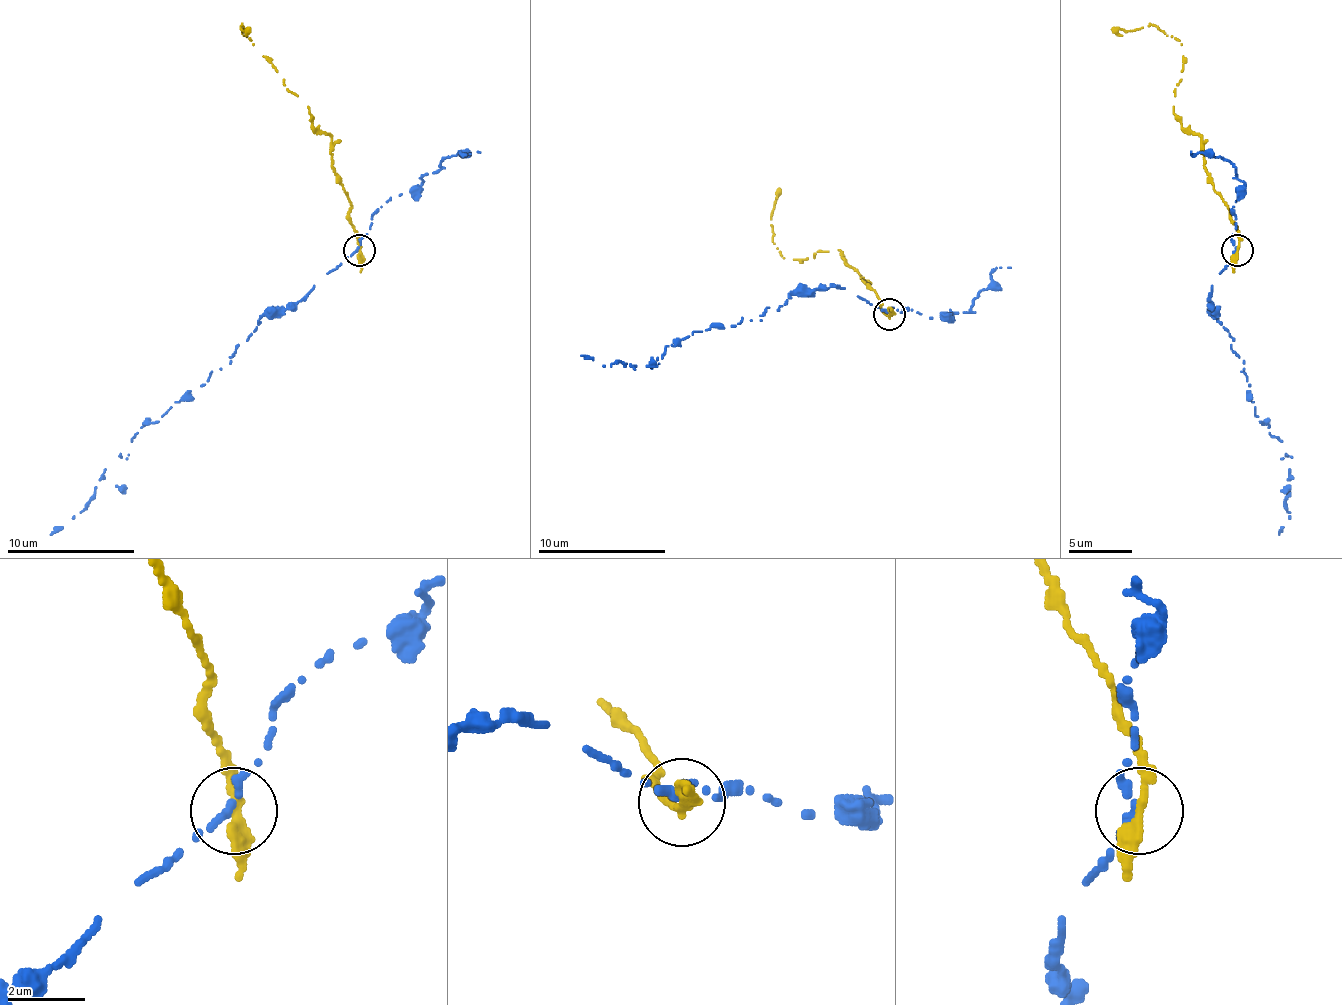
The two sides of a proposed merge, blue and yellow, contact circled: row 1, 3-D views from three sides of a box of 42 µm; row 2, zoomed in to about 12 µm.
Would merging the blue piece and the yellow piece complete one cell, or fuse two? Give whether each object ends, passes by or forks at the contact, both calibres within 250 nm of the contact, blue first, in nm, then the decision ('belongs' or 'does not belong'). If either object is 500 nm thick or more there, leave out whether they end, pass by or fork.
blue passes by | yellow passes by | 220/280 nm | does not belong

